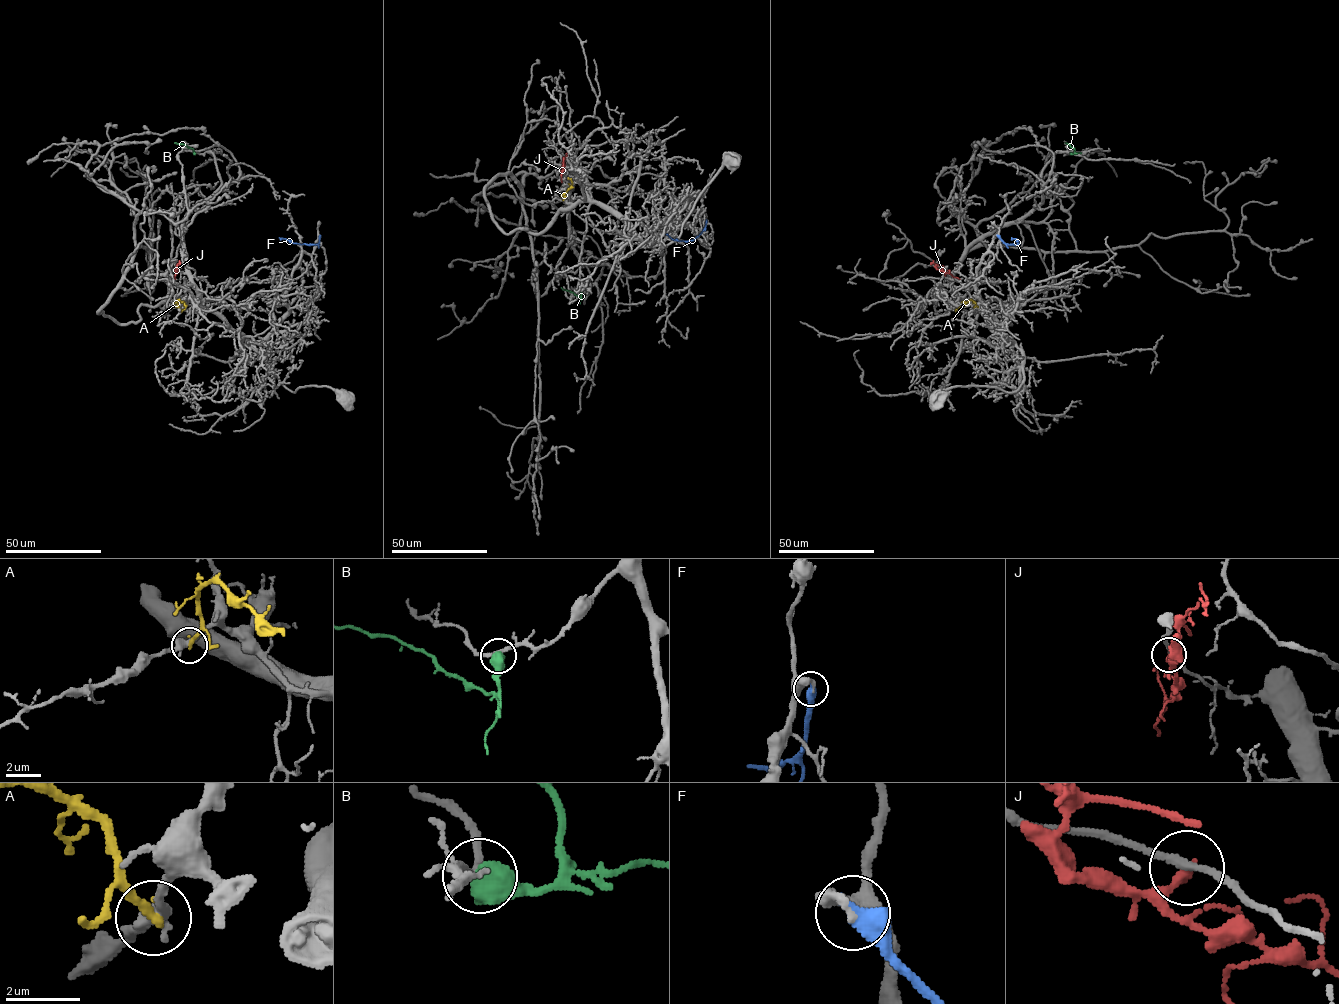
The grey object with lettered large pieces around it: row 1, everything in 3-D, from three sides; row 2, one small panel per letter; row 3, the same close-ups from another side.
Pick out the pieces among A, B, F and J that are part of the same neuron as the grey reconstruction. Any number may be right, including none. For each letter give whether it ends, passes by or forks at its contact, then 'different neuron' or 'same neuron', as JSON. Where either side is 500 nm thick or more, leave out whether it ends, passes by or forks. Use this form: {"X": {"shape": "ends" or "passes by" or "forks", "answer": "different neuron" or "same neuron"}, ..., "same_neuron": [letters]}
{"A": {"shape": "ends", "answer": "different neuron"}, "B": {"answer": "different neuron"}, "F": {"shape": "ends", "answer": "same neuron"}, "J": {"shape": "ends", "answer": "different neuron"}, "same_neuron": ["F"]}

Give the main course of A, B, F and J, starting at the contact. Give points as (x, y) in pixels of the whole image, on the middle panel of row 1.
A: (563, 200), (571, 186), (572, 181), (568, 179)
B: (581, 293), (580, 297), (561, 287)
F: (706, 220), (703, 230), (693, 240), (674, 240), (666, 234)
J: (562, 165), (561, 182)

